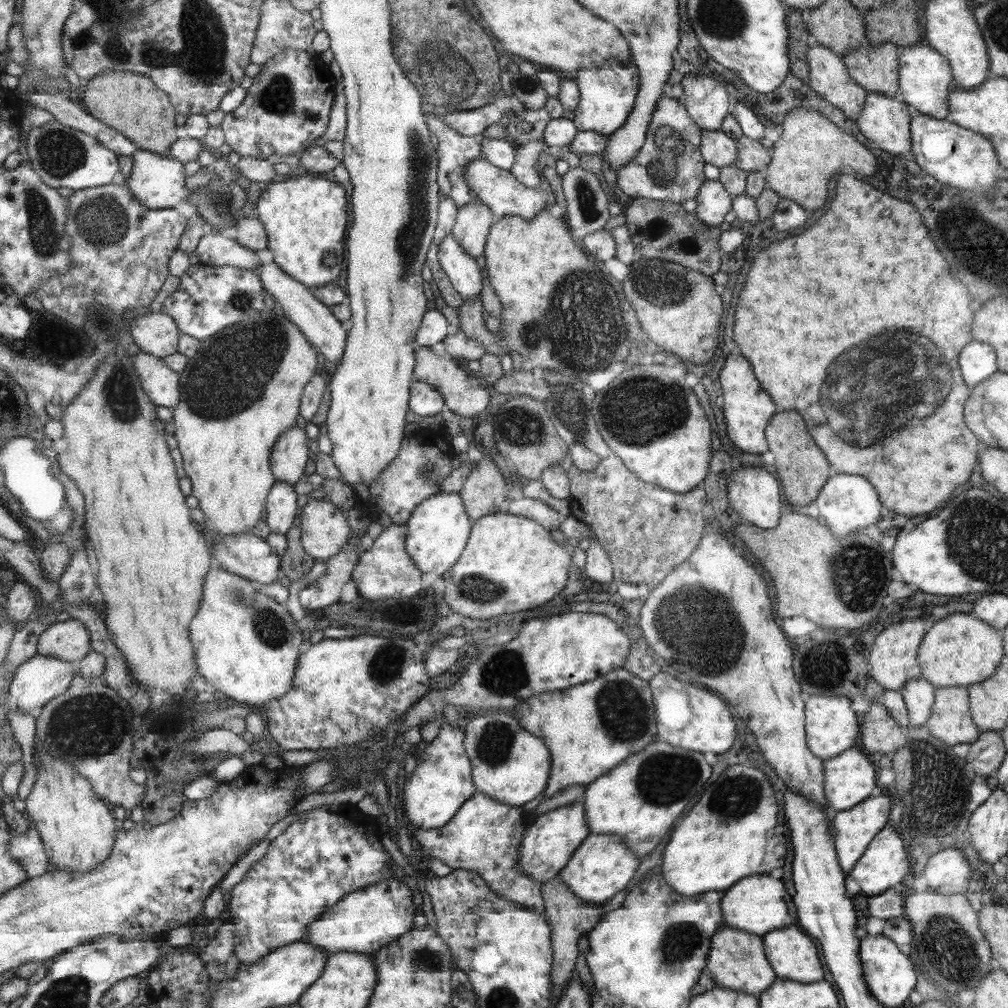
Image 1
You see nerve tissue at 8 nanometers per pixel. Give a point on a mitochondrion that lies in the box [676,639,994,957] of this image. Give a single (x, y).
(934, 809)

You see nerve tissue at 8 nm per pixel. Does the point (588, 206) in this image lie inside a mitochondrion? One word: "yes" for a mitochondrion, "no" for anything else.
yes

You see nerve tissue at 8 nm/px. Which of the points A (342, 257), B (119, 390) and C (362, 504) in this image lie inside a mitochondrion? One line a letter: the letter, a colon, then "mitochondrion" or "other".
A: other
B: mitochondrion
C: other

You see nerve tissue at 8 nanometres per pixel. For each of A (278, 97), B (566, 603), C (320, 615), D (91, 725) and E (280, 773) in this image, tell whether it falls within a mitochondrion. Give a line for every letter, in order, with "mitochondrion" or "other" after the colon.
A: mitochondrion
B: other
C: other
D: mitochondrion
E: other

